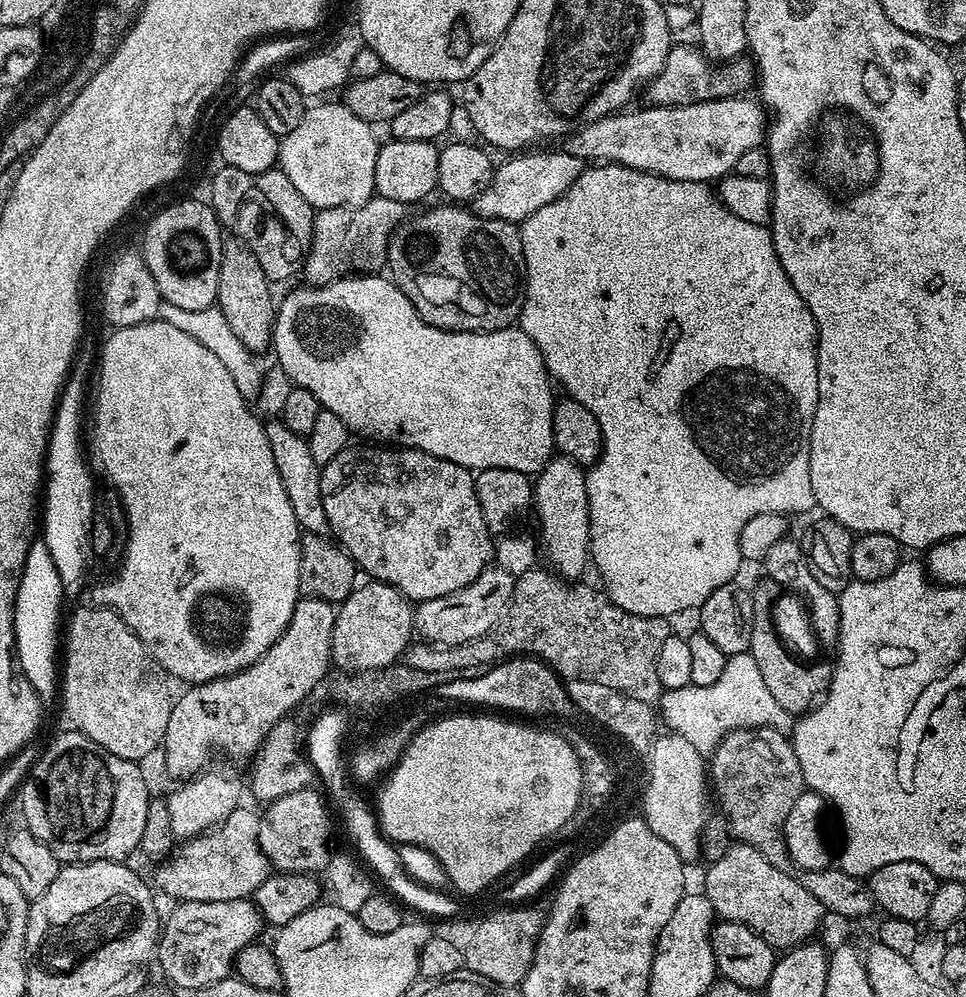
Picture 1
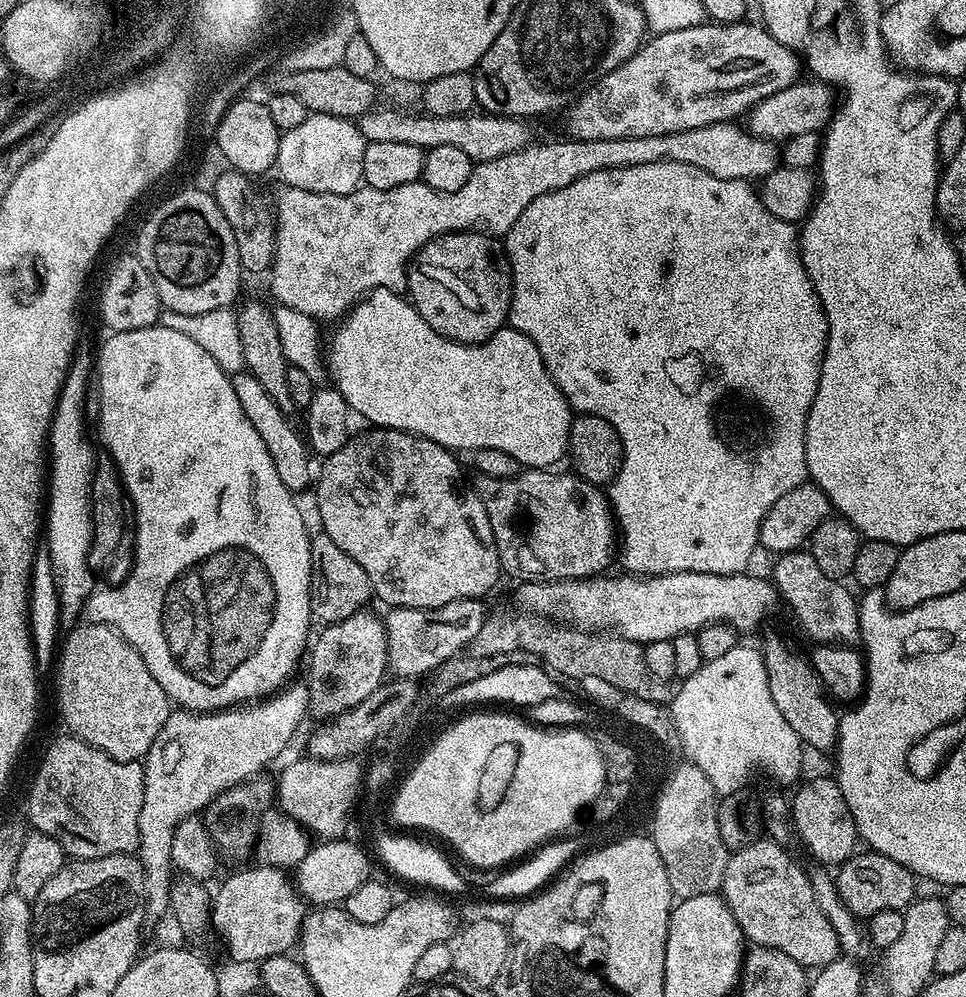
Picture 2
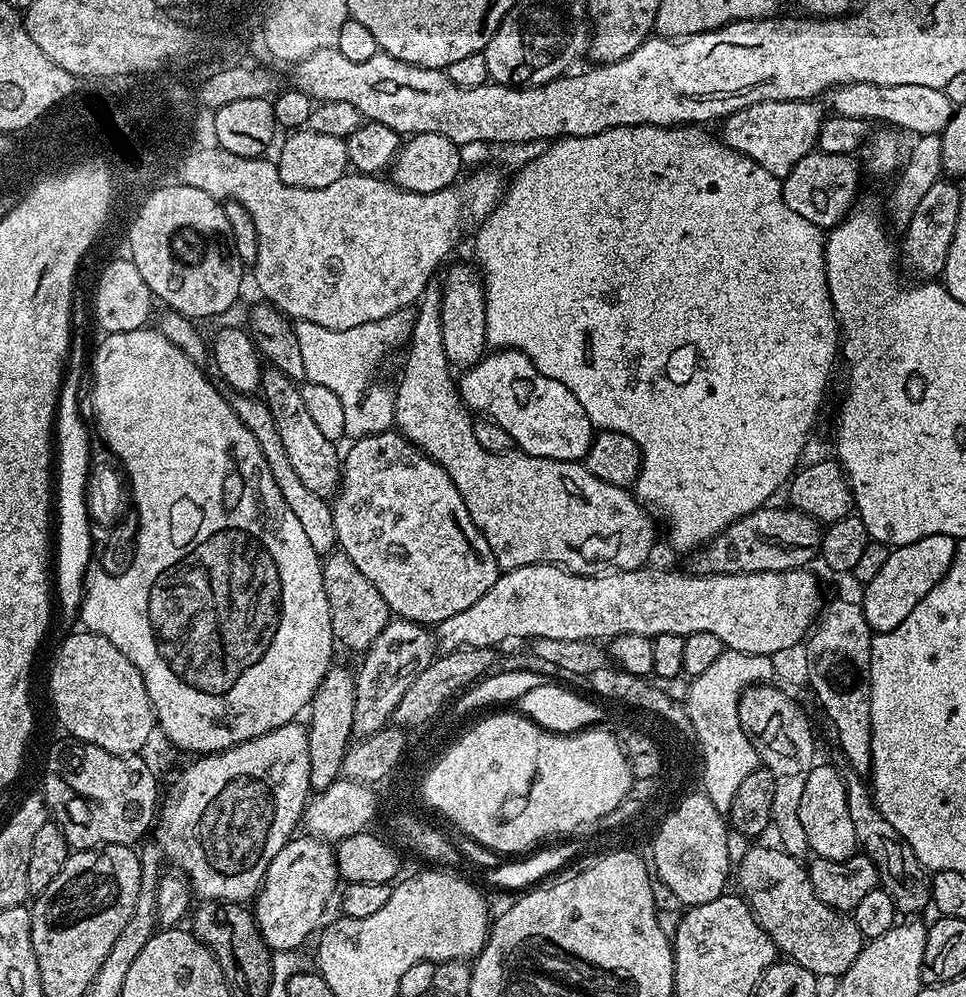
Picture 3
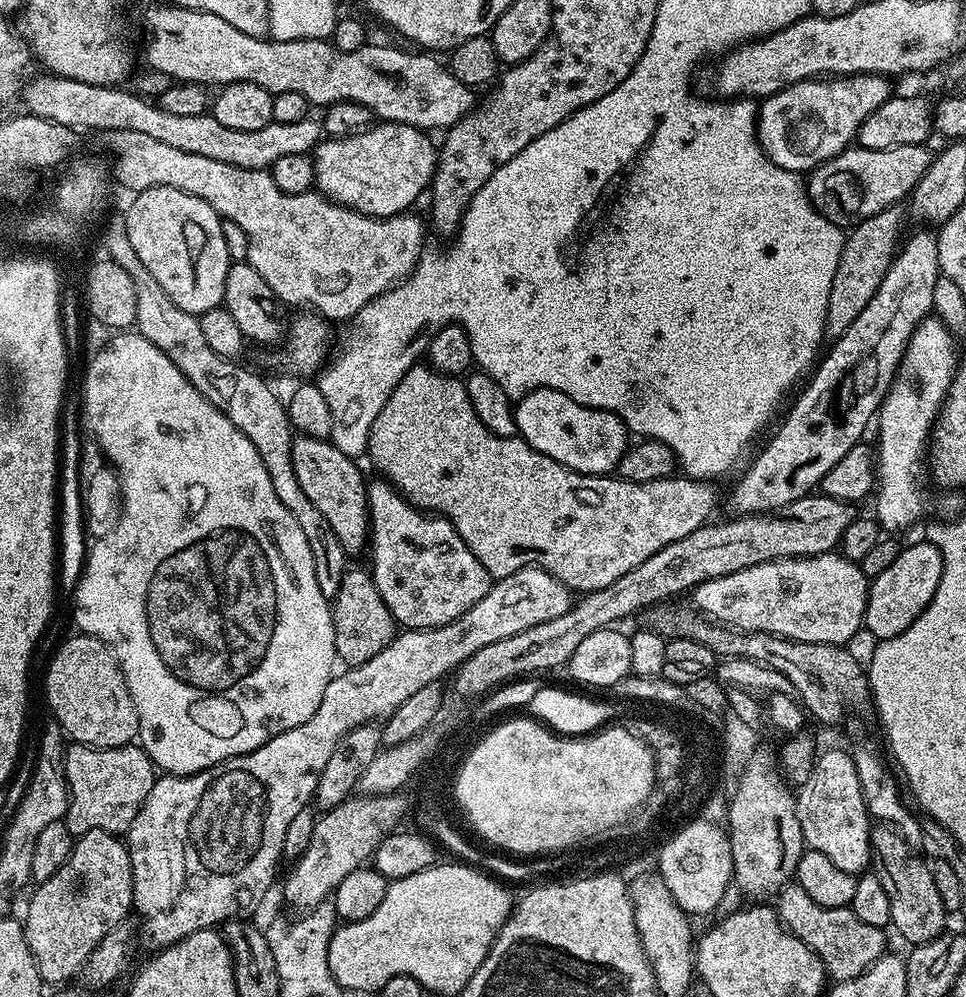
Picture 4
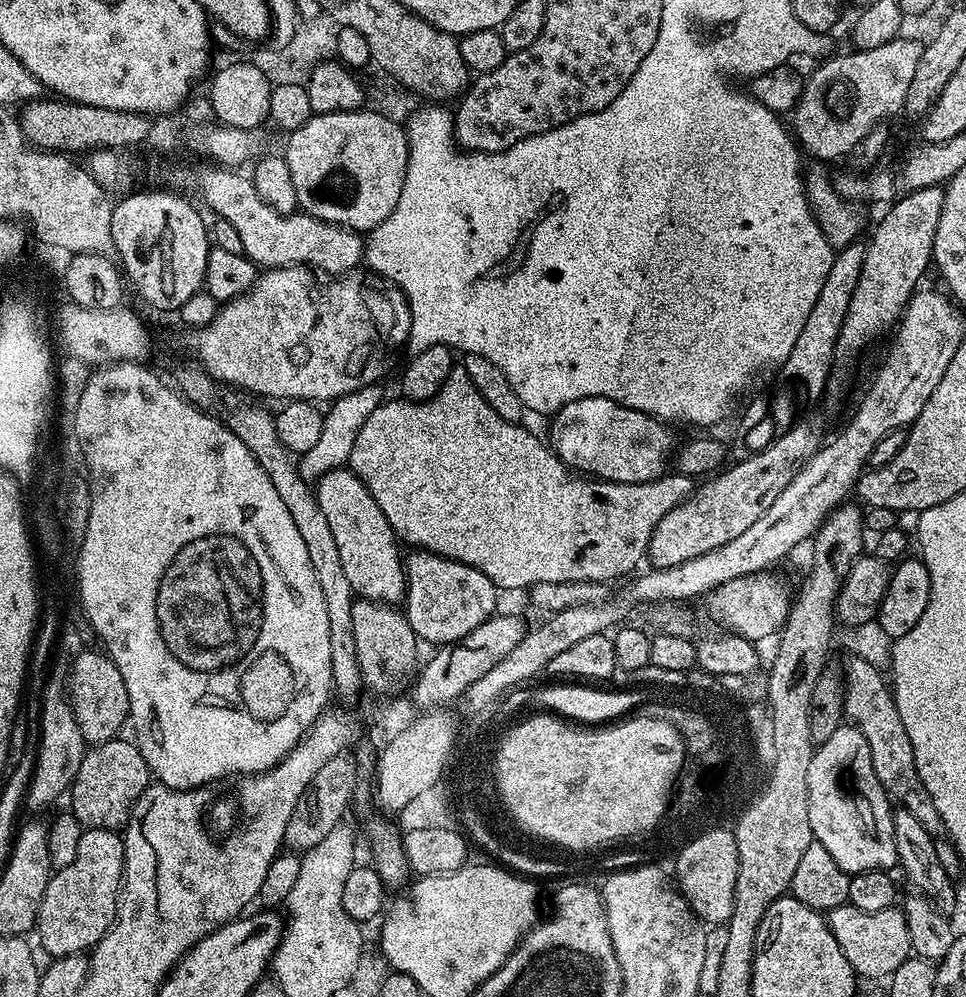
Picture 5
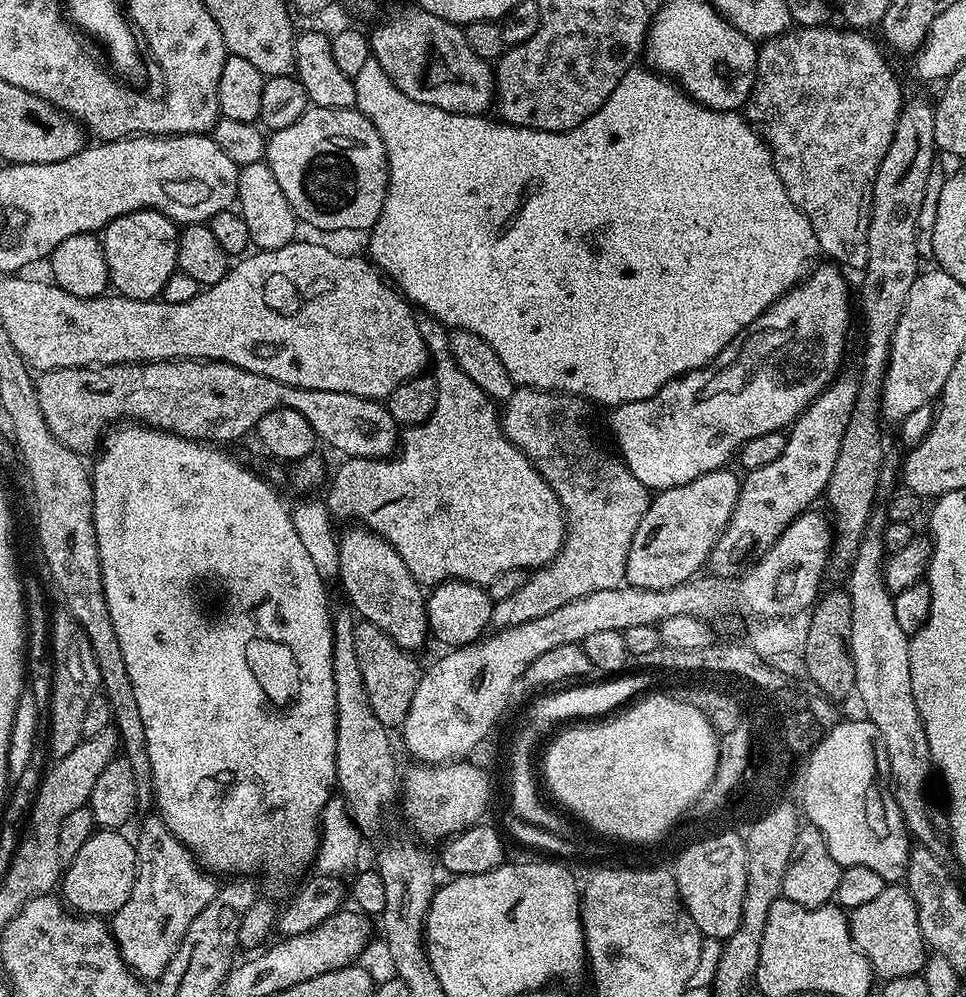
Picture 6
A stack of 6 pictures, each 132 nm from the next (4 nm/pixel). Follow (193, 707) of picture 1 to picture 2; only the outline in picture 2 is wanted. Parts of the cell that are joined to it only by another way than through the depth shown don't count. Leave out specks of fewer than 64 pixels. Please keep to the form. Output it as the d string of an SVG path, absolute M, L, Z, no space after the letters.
M300 682L289 683L287 686L280 689L279 692L272 693L271 696L265 696L255 702L247 704L238 704L231 708L222 708L219 712L190 712L187 710L172 710L169 711L166 718L166 726L162 726L162 730L158 730L158 738L154 738L154 746L150 746L150 750L143 758L144 766L144 797L142 798L142 814L138 814L138 846L136 852L142 870L144 871L144 918L145 921L155 922L170 912L168 903L170 902L170 890L172 889L172 881L174 879L174 869L172 859L170 858L170 845L174 842L174 830L182 821L195 817L197 814L203 813L208 805L216 799L220 793L233 788L236 784L243 784L253 778L259 777L260 772L267 766L271 760L276 760L280 756L280 751L287 746L292 740L292 735L300 728L300 723L304 720L304 715L309 715L310 709L308 706L308 685Z

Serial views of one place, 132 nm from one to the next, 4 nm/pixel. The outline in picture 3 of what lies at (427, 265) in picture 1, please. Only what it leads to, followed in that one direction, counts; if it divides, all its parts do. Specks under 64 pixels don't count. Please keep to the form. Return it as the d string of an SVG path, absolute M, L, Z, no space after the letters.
M471 263L456 264L442 276L444 293L440 310L442 312L442 346L446 346L446 358L456 370L467 370L483 360L488 348L486 338L486 302L482 277Z

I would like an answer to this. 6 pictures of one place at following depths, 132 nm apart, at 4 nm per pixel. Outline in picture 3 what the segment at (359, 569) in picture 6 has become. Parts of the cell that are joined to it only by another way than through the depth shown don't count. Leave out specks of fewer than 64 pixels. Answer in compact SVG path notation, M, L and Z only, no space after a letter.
M268 366L260 373L259 395L264 405L274 414L274 427L280 435L282 446L290 458L290 467L298 474L298 479L308 487L313 494L325 498L335 497L340 487L340 466L342 452L337 441L324 437L318 431L318 425L313 421L312 415L306 410L300 393L300 384L286 378L282 370Z

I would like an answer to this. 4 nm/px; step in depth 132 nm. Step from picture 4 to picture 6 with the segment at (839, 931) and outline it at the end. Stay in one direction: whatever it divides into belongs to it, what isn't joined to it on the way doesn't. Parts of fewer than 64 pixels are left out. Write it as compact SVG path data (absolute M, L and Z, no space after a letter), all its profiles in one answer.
M896 882L889 883L882 894L878 894L878 898L851 909L848 928L852 931L857 950L867 958L873 973L881 981L923 973L926 945L918 926L918 910L907 887Z

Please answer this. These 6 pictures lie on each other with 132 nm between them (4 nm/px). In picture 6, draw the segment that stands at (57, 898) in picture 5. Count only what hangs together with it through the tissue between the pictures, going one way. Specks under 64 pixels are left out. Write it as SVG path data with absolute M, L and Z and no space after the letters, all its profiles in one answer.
M97 830L82 845L82 850L67 861L62 872L62 899L71 911L82 916L111 917L130 898L136 881L136 845L120 830Z

